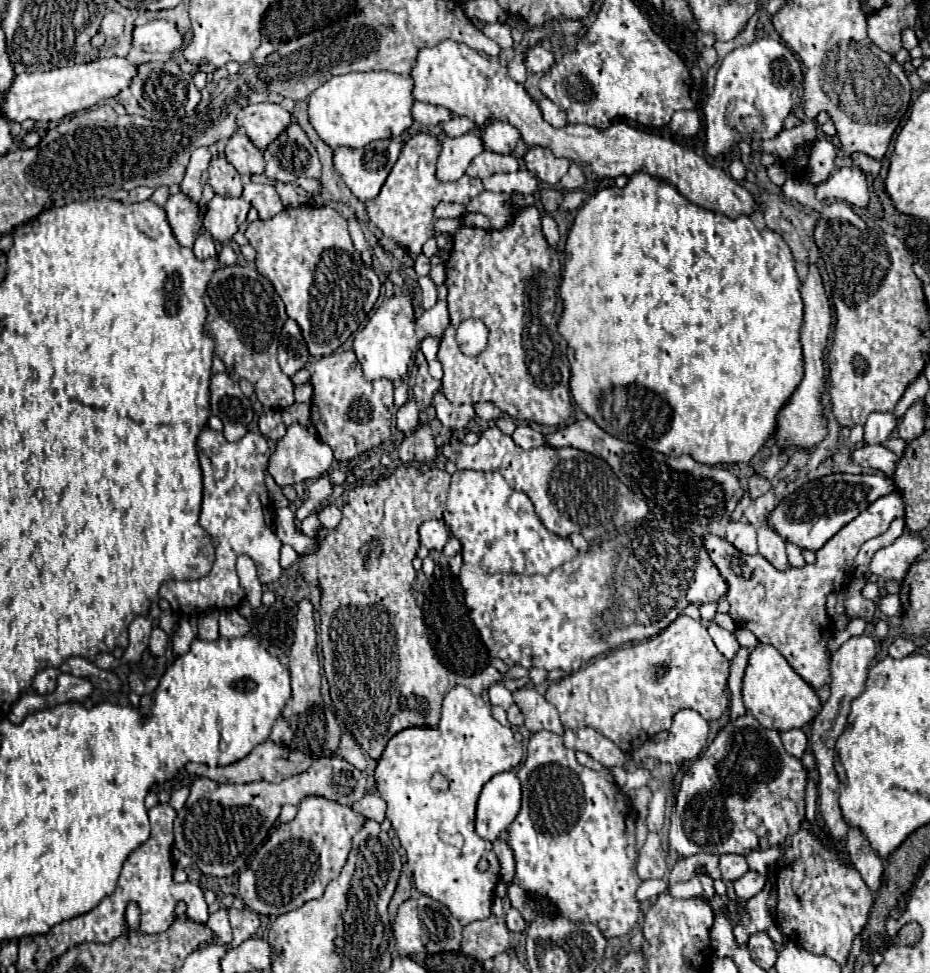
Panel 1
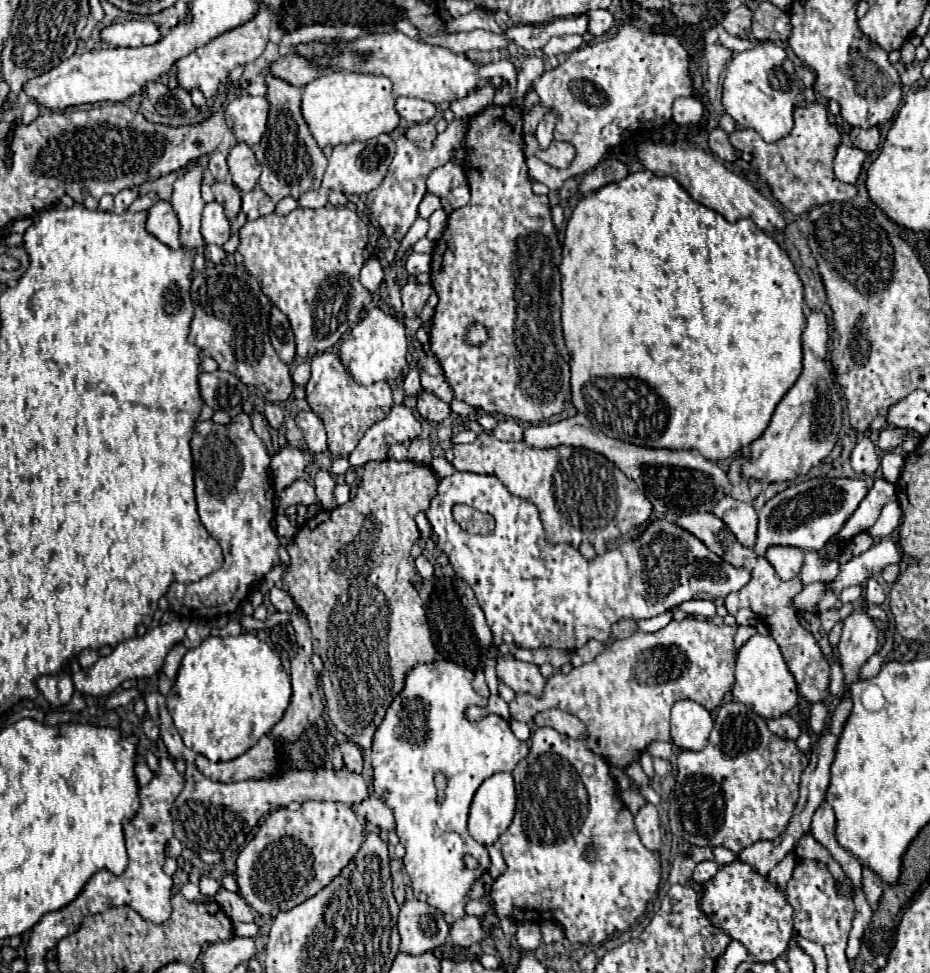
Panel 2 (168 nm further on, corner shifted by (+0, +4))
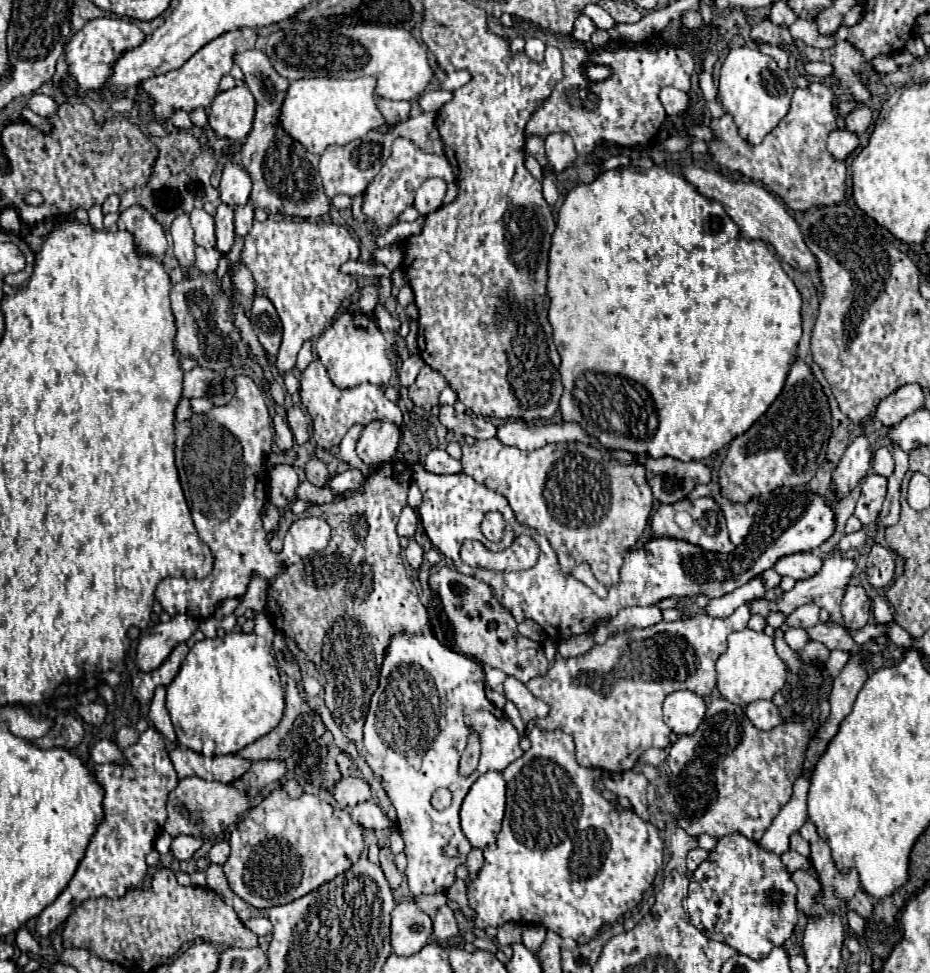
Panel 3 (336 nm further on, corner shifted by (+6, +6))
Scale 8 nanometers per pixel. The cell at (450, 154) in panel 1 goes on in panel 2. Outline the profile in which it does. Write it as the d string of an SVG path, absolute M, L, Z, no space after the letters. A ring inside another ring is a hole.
M445 164L445 166L441 166L441 168L437 168L437 170L433 170L429 174L429 178L427 178L427 192L441 198L443 208L447 212L447 215L449 215L453 212L453 208L451 208L447 200L447 194L453 188L461 186L461 184L465 184L465 172L463 172L463 168L455 166L455 164Z

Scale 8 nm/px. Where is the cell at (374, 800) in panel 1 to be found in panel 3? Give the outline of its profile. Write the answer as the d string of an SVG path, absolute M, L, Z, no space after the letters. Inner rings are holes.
M375 802L357 804L351 810L351 816L353 816L353 820L357 820L367 830L381 832L381 830L391 830L393 828L393 820Z

